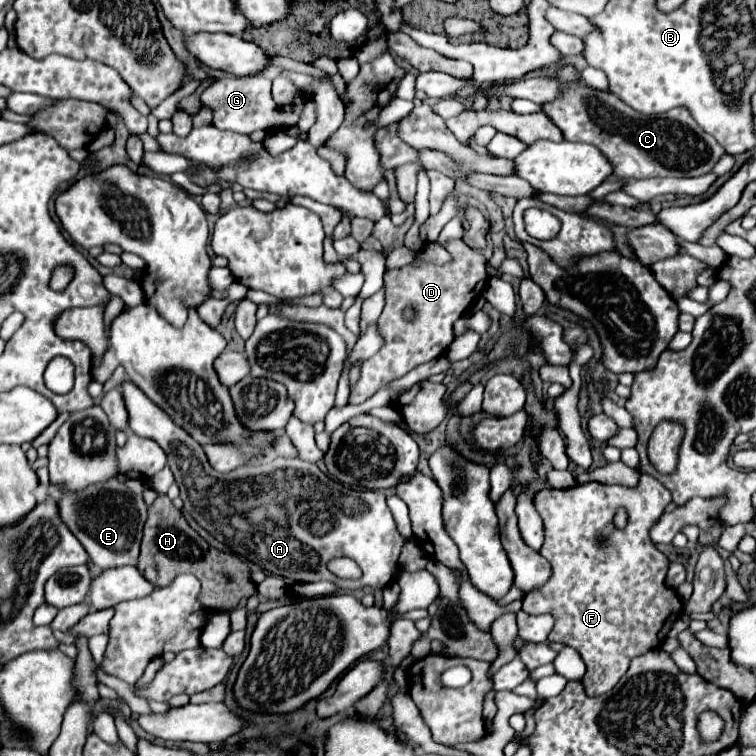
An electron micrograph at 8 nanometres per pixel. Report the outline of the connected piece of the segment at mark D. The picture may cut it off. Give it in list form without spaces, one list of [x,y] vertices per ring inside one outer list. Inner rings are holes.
[[[462,206],[464,216],[464,236],[462,240],[470,246],[464,246],[462,240],[452,240],[446,250],[452,254],[452,262],[444,266],[418,266],[418,268],[402,268],[390,270],[384,274],[386,284],[386,306],[382,316],[378,318],[378,330],[384,336],[382,350],[366,360],[360,368],[360,376],[356,384],[350,388],[348,404],[362,404],[372,398],[380,388],[388,386],[392,380],[402,378],[418,364],[440,358],[454,340],[454,322],[466,312],[466,308],[482,294],[484,288],[476,288],[488,280],[484,262],[486,258],[478,254],[486,246],[486,234],[490,230],[490,222],[482,216],[482,212],[474,206]],[[406,306],[416,308],[414,322],[406,322],[402,318],[402,310]]]

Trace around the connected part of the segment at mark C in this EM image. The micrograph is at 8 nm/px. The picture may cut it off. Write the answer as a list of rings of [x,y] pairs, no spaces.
[[[562,64],[548,76],[558,82],[560,90],[556,100],[544,102],[542,112],[562,130],[564,140],[586,142],[596,146],[608,162],[612,162],[614,176],[626,178],[652,178],[652,176],[702,176],[724,154],[724,148],[706,134],[692,114],[684,108],[674,108],[658,116],[644,116],[620,102],[616,94],[592,90],[580,82],[580,72],[572,64]]]

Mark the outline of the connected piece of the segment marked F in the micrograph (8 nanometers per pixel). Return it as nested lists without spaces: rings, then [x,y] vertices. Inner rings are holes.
[[[642,474],[640,482],[632,488],[620,484],[602,486],[598,482],[588,482],[566,490],[544,488],[534,496],[536,512],[544,522],[544,544],[540,554],[550,562],[552,576],[544,586],[530,590],[524,596],[522,610],[528,614],[554,616],[556,624],[548,638],[572,646],[580,652],[582,660],[586,662],[582,684],[588,696],[600,696],[612,690],[612,686],[616,686],[616,682],[626,674],[630,660],[658,648],[658,644],[666,638],[672,622],[682,612],[682,602],[676,590],[664,584],[670,562],[650,540],[650,528],[660,520],[668,502],[672,502],[672,494],[648,474]],[[618,506],[624,506],[630,514],[628,526],[624,530],[618,530],[612,522],[614,510]],[[598,536],[608,538],[606,548],[596,544]]]

